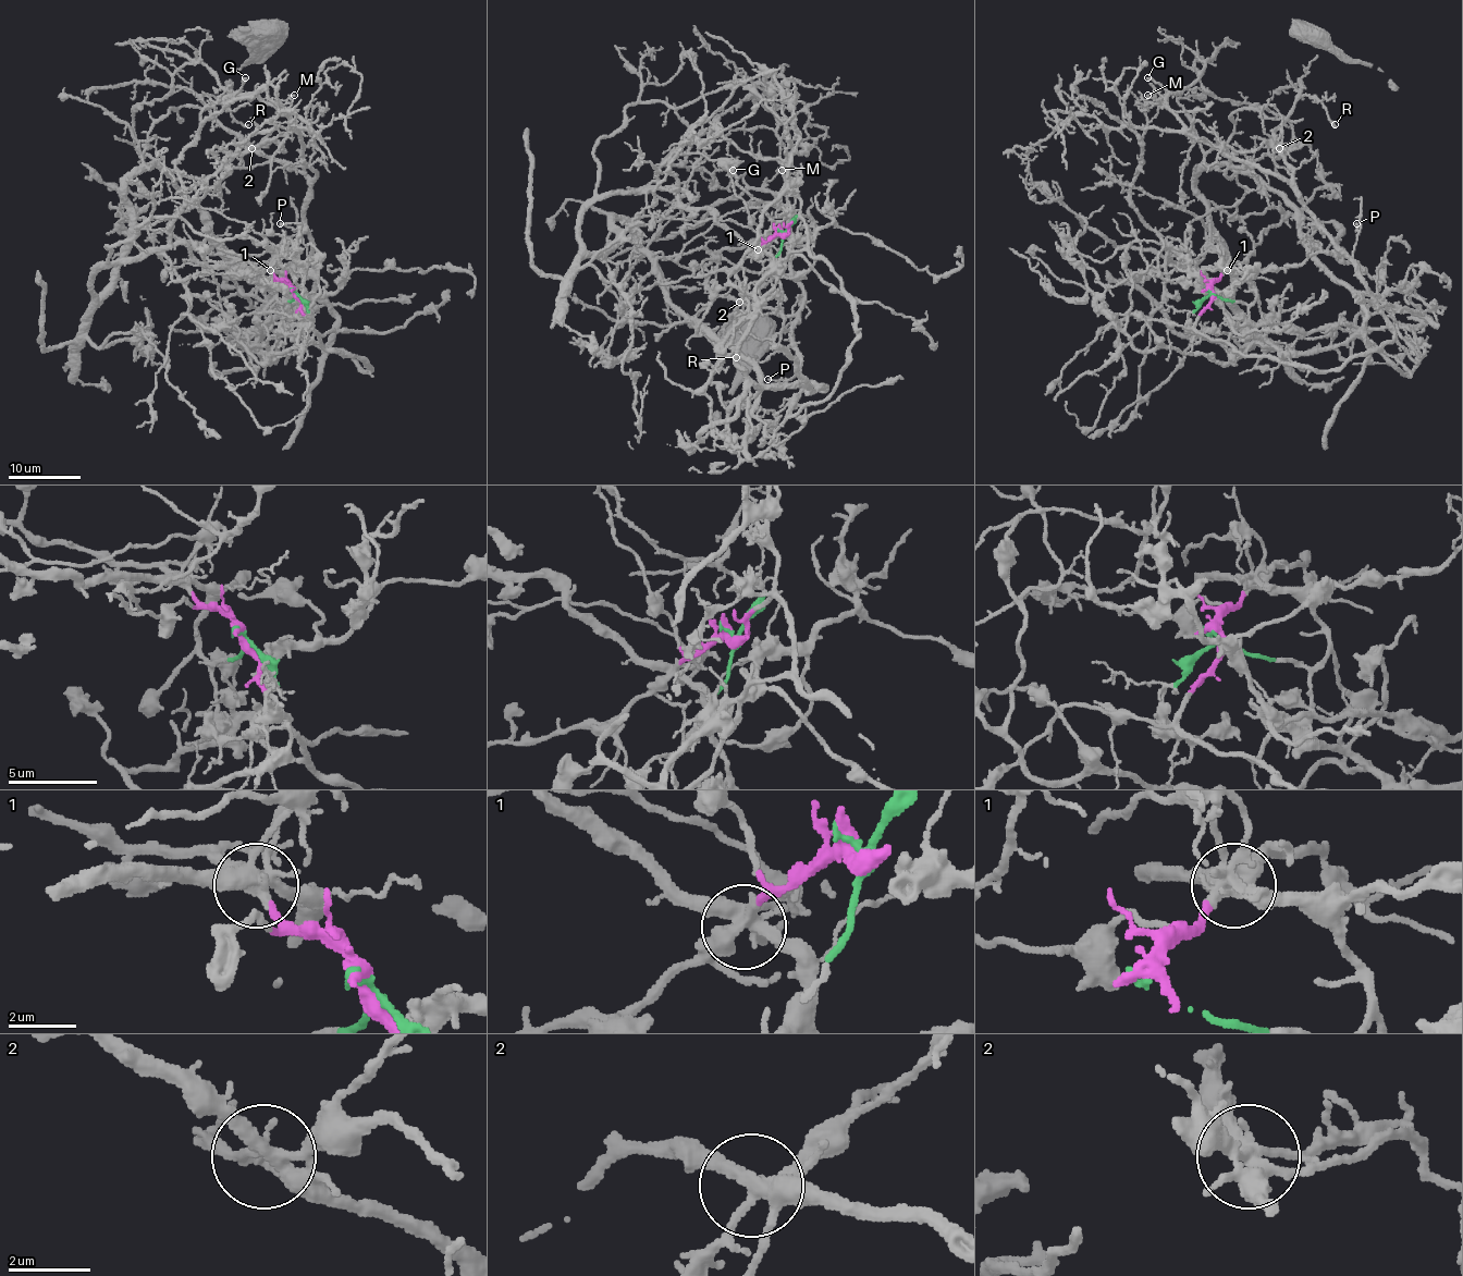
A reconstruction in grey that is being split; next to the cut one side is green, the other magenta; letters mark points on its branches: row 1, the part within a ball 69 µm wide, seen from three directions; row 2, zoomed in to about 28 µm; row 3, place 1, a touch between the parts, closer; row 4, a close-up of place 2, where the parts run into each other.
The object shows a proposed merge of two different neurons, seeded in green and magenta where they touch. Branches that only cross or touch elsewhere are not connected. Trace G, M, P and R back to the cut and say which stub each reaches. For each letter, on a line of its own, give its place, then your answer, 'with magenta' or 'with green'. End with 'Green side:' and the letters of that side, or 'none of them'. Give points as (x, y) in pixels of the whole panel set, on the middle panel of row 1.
G: at (733, 170); with green
M: at (782, 170); with magenta
P: at (767, 379); with magenta
R: at (736, 357); with magenta
Green side: G

